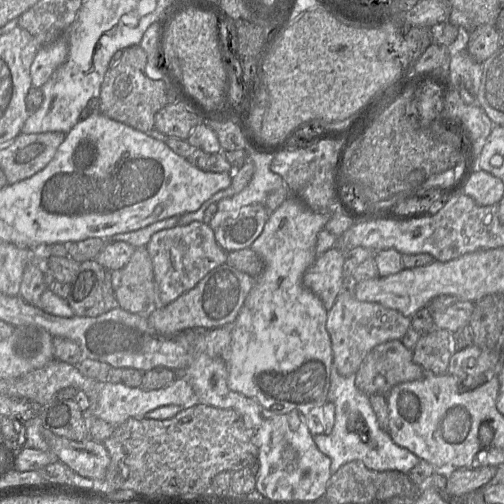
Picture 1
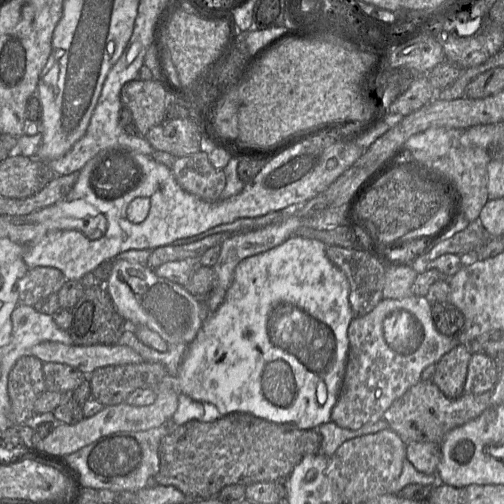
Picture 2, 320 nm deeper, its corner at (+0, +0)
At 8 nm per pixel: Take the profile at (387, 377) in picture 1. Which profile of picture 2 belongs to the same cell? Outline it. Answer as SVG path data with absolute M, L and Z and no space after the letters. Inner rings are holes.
M421 380L397 398L384 412L383 419L406 444L410 442L437 443L452 429L477 418L490 407L491 392L481 395L463 393L458 398L446 397L431 380Z

